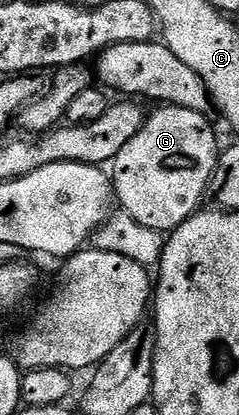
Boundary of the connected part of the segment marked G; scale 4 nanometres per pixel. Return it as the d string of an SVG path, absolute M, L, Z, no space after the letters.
M163 105L154 115L143 121L140 132L120 148L113 160L112 194L121 209L137 224L161 232L172 232L180 224L184 224L194 214L199 213L208 194L210 177L218 163L220 145L214 130L209 126L207 115L197 114L188 108Z

